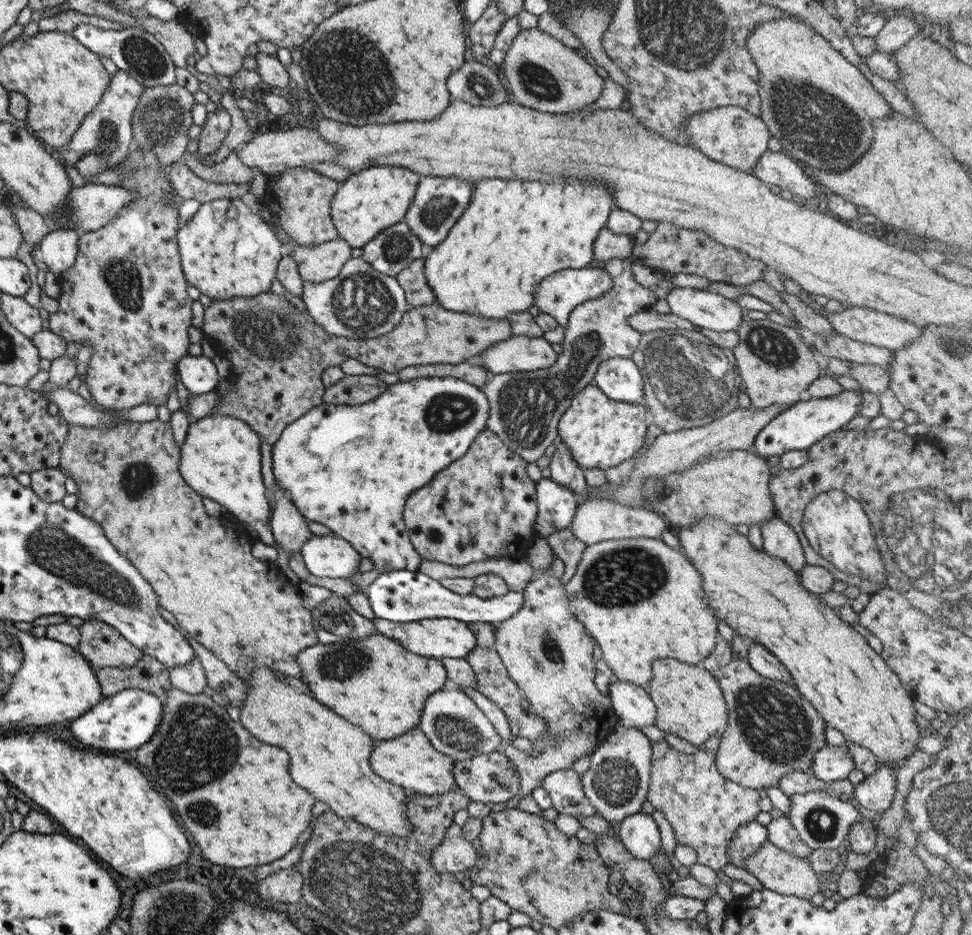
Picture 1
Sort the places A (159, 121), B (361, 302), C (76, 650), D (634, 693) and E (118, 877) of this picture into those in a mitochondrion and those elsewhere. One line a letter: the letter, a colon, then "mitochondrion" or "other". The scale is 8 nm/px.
A: mitochondrion
B: mitochondrion
C: other
D: other
E: other

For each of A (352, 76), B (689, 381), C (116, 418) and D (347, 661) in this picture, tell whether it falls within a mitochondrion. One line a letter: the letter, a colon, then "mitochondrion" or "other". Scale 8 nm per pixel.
A: mitochondrion
B: mitochondrion
C: other
D: mitochondrion

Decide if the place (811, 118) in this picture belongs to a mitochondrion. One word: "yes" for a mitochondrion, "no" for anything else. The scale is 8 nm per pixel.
yes

